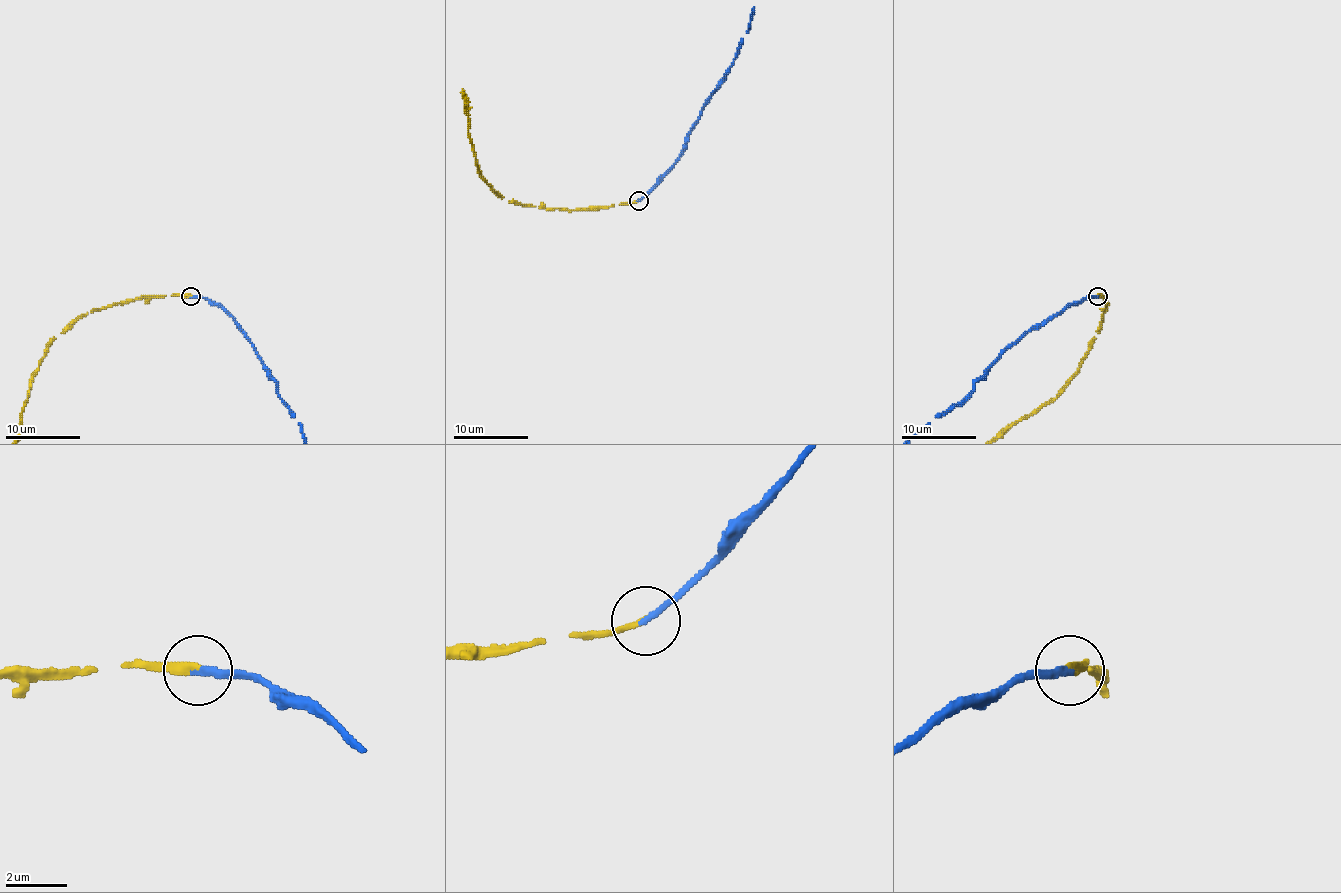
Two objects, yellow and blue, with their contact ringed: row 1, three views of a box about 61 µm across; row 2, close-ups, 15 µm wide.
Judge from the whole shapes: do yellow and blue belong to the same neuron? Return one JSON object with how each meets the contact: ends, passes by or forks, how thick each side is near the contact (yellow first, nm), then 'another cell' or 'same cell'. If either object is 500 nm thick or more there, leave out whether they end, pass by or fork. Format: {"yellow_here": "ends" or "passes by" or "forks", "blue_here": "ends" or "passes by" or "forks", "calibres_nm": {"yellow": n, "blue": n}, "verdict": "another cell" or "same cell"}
{"yellow_here": "ends", "blue_here": "ends", "calibres_nm": {"yellow": 220, "blue": 220}, "verdict": "same cell"}

